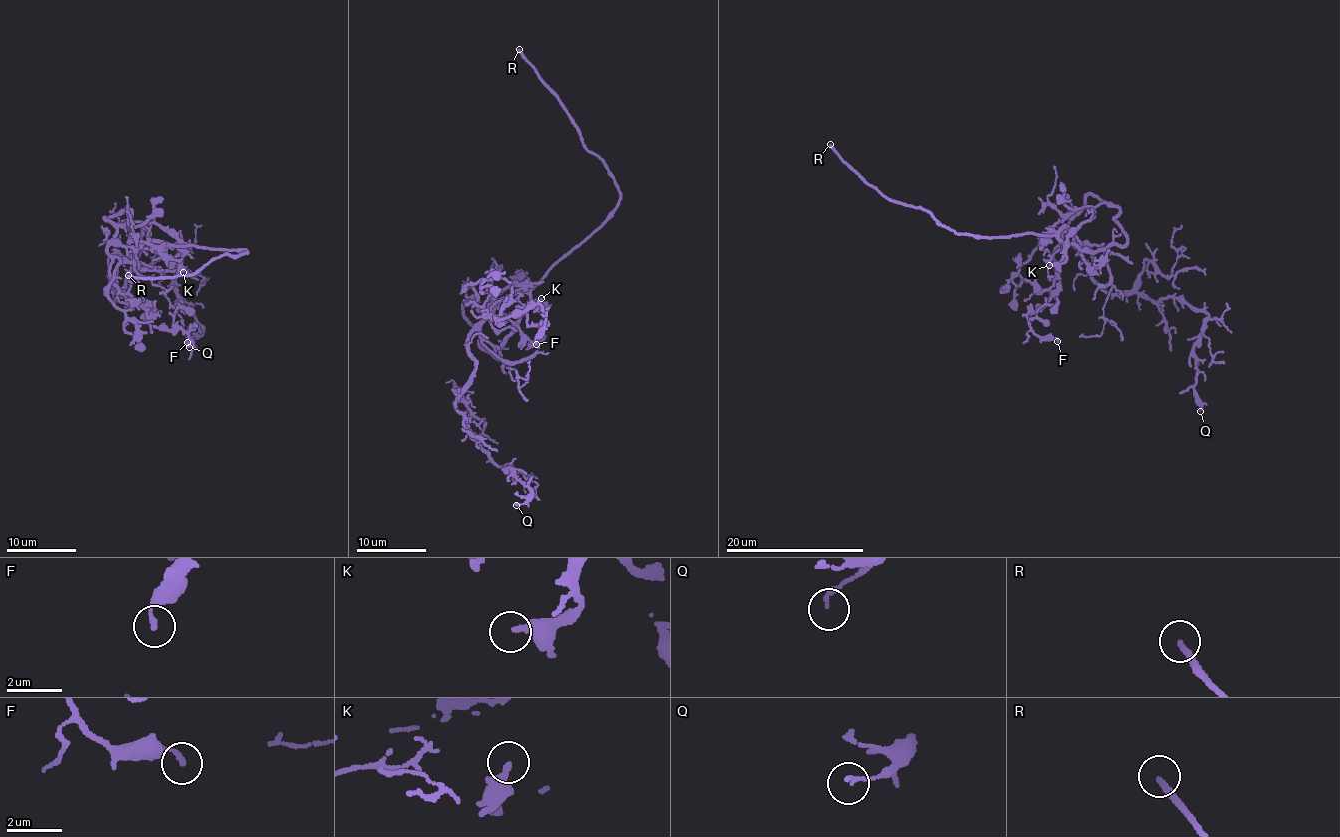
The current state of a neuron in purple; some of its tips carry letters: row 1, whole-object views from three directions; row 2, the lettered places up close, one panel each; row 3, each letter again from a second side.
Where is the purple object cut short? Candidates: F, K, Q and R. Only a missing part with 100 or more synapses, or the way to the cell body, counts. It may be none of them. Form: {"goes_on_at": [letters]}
{"goes_on_at": ["R"]}

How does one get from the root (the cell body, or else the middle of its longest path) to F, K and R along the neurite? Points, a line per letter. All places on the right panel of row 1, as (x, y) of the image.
F: (1069, 228), (1062, 221), (1068, 214), (1063, 239), (1054, 251), (1051, 299), (1028, 315), (1036, 335), (1057, 341)
K: (1069, 228), (1063, 219), (1077, 208), (1091, 208), (1093, 218), (1077, 227), (1067, 239), (1067, 259), (1049, 265)
R: (1069, 228), (1048, 237), (1027, 233), (992, 239), (954, 232), (938, 226), (919, 206), (882, 196), (830, 144)

